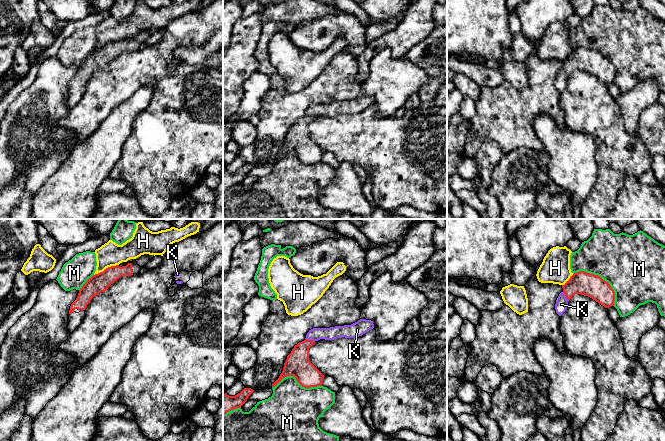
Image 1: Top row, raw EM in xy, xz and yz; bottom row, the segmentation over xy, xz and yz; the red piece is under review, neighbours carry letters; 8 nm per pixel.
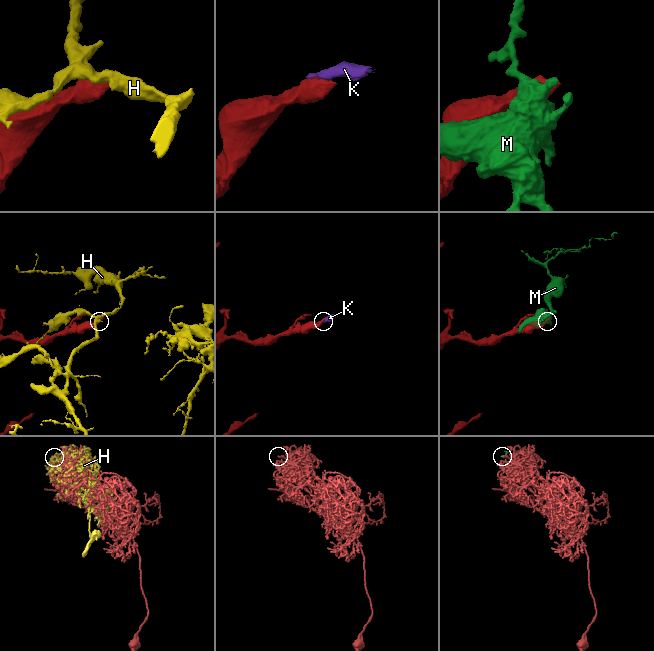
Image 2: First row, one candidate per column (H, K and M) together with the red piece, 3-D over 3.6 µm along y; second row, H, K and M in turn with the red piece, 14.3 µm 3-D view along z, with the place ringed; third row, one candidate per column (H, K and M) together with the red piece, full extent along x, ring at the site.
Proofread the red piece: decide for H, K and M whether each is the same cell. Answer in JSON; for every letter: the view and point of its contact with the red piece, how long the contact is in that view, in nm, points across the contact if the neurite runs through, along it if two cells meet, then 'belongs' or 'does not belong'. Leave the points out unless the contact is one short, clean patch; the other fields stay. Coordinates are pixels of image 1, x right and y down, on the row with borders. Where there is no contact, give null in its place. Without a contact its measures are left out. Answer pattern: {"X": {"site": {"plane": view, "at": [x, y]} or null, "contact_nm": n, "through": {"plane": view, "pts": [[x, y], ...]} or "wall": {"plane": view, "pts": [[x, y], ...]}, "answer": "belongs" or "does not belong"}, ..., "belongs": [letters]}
{"H": {"site": {"plane": "xy", "at": [106, 268]}, "contact_nm": 220, "wall": {"plane": "xy", "pts": [[118, 264], [108, 266], [94, 275]]}, "answer": "does not belong"}, "K": {"site": {"plane": "xz", "at": [310, 340]}, "contact_nm": 80, "through": {"plane": "xz", "pts": [[297, 364], [301, 349], [310, 340], [315, 334]]}, "answer": "belongs"}, "M": {"site": {"plane": "yz", "at": [601, 278]}, "contact_nm": 420, "answer": "does not belong"}, "belongs": ["K"]}

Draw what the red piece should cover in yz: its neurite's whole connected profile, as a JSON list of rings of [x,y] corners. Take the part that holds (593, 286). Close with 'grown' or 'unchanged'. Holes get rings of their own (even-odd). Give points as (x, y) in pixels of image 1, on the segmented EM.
[[[584,271],[574,273],[570,279],[562,285],[562,288],[563,291],[559,294],[555,304],[555,310],[559,316],[566,311],[568,301],[575,294],[588,296],[605,308],[614,306],[614,290],[608,282],[598,275]]] | grown

